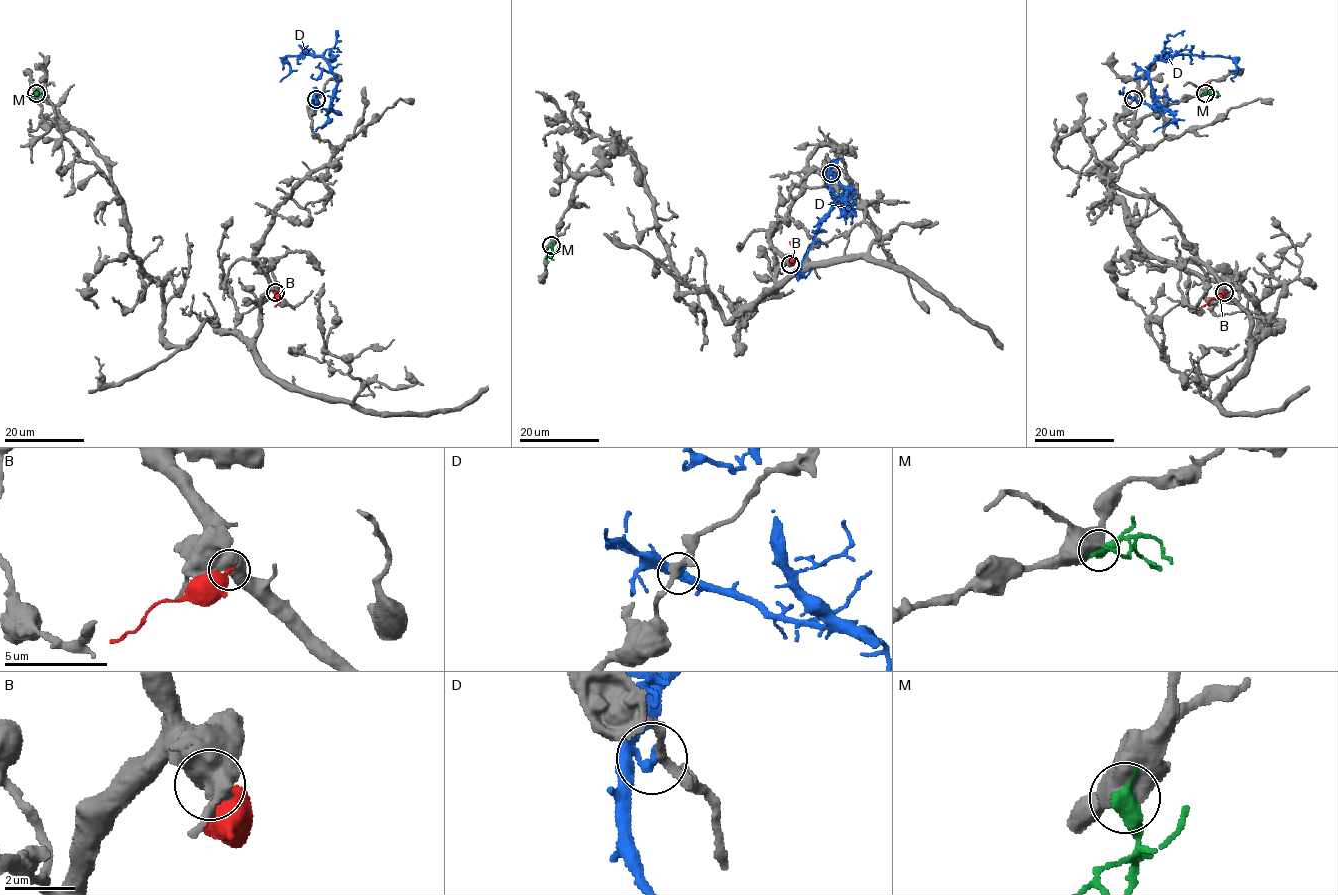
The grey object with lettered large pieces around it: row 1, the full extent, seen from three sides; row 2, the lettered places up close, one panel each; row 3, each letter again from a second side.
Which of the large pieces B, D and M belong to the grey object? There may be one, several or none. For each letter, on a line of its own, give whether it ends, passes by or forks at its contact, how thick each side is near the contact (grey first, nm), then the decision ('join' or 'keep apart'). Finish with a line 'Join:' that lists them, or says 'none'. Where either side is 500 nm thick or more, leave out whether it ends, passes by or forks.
B: 700 nm thick on the grey side, 400 nm on the other; keep apart
D: it ends there; 280 nm thick on the grey side, 240 nm on the other; join
M: 550 nm thick on the grey side, 550 nm on the other; keep apart
Join: D

